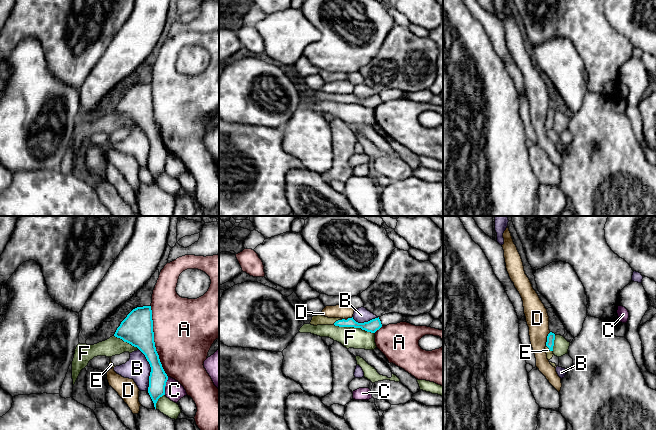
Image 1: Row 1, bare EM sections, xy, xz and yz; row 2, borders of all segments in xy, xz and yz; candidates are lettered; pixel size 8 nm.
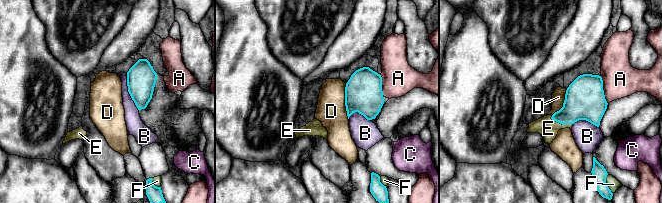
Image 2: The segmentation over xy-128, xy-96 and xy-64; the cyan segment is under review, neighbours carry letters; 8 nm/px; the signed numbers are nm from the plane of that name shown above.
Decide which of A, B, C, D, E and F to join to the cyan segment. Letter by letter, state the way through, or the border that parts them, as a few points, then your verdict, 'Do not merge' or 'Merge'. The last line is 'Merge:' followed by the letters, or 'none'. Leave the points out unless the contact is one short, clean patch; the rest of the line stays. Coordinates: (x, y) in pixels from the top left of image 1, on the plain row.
A: Do not merge
B: Do not merge
C: Boundary: xy (168, 153), (165, 159), (164, 170). Do not merge
D: Boundary: yz (550, 108), (546, 114), (545, 121). Do not merge
E: Path across: xz (368, 102), (338, 96), (324, 97), (319, 95). Merge
F: Do not merge
Merge: E

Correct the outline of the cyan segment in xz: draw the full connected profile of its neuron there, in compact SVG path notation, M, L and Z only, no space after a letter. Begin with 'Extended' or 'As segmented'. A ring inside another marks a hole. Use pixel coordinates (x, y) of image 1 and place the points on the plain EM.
Extended. M322 91L313 92L310 98L311 101L335 101L339 103L354 103L361 104L367 108L375 109L382 103L381 97L378 94L372 95L368 98L358 99L353 93L348 95L341 94L328 94Z

